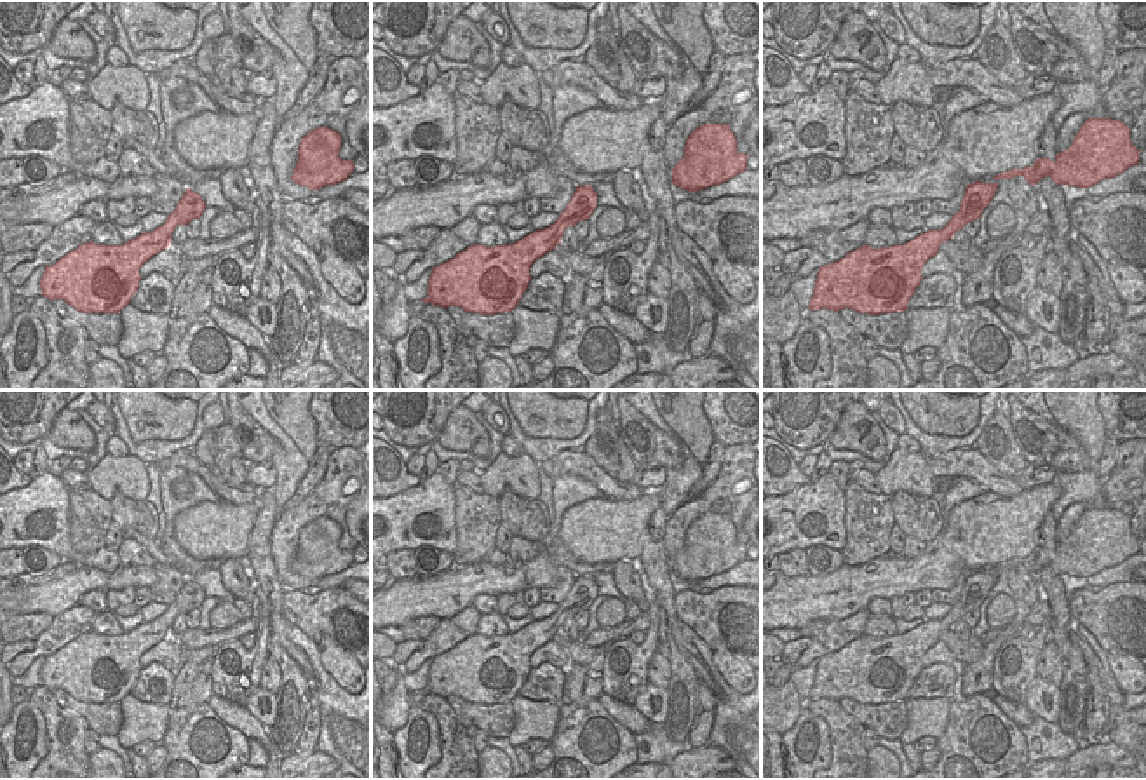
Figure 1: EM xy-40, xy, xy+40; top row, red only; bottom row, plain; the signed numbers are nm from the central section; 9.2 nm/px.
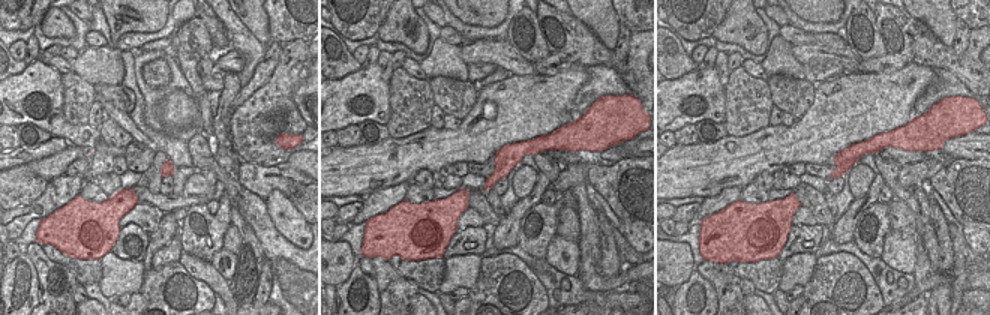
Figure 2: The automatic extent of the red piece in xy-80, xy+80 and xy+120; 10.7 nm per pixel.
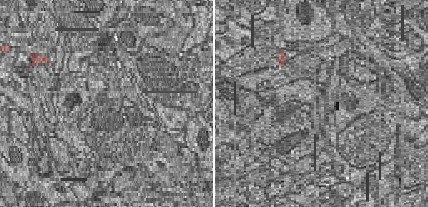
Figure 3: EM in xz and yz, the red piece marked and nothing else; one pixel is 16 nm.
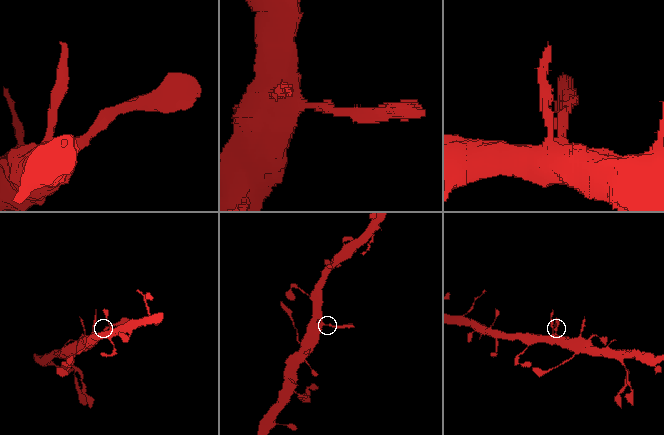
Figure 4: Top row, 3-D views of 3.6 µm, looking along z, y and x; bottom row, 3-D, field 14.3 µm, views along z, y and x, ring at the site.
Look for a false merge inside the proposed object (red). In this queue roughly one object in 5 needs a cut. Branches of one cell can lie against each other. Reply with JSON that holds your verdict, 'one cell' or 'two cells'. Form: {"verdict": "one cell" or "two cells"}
{"verdict": "one cell"}

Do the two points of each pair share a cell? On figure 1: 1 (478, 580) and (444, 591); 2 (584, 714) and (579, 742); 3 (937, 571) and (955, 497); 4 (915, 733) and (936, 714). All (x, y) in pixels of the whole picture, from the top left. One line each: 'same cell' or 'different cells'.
1: same cell
2: same cell
3: different cells
4: same cell

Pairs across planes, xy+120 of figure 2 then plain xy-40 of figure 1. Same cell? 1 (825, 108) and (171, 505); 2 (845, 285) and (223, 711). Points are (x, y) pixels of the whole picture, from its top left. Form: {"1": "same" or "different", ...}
{"1": "different", "2": "different"}

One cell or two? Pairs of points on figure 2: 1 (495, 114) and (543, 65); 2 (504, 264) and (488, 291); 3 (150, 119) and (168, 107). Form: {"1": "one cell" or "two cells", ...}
{"1": "two cells", "2": "one cell", "3": "two cells"}

